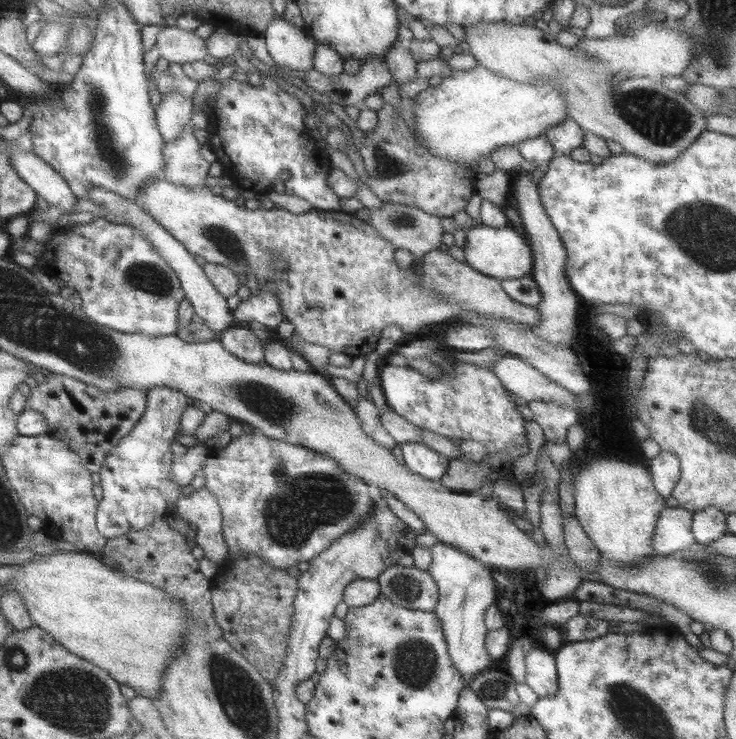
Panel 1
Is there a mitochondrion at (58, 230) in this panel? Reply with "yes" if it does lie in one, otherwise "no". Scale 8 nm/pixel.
no

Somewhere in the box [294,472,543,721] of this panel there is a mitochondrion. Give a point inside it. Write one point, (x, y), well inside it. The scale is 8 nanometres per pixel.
(415, 664)

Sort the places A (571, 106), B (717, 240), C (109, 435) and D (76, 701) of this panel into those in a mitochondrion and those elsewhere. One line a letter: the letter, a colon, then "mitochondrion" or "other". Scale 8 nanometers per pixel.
A: other
B: mitochondrion
C: other
D: mitochondrion

